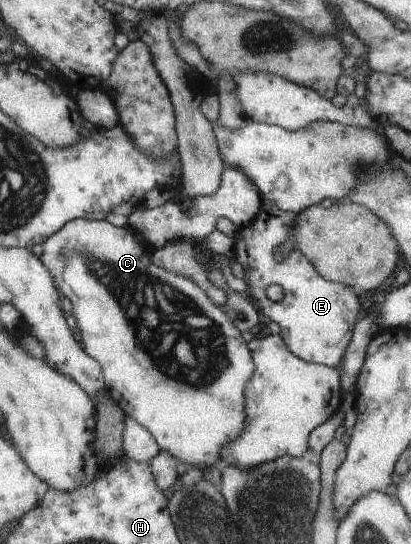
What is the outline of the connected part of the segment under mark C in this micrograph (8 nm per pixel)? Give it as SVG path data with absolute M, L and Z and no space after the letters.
M106 219L71 220L56 234L49 236L42 243L42 248L42 256L39 259L52 275L59 292L72 303L72 315L76 318L77 327L80 330L84 352L87 352L87 355L101 366L110 398L119 405L126 416L130 415L142 423L144 428L152 434L158 446L172 453L176 460L192 467L220 466L221 448L240 437L245 429L245 386L255 371L250 351L242 339L242 333L230 322L222 308L214 304L190 277L175 275L156 266L156 263L151 261L150 249L139 245L128 228L112 226Z

